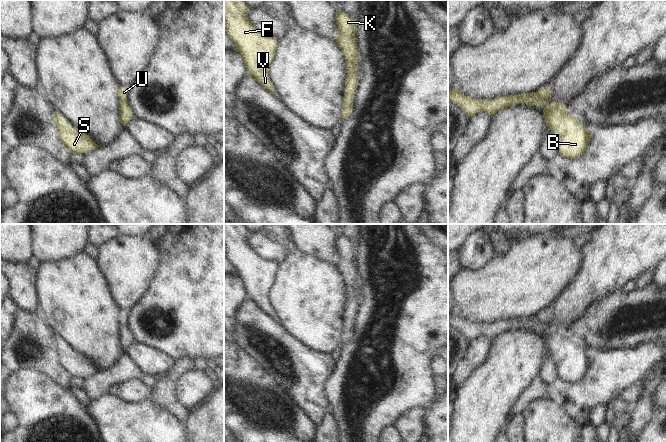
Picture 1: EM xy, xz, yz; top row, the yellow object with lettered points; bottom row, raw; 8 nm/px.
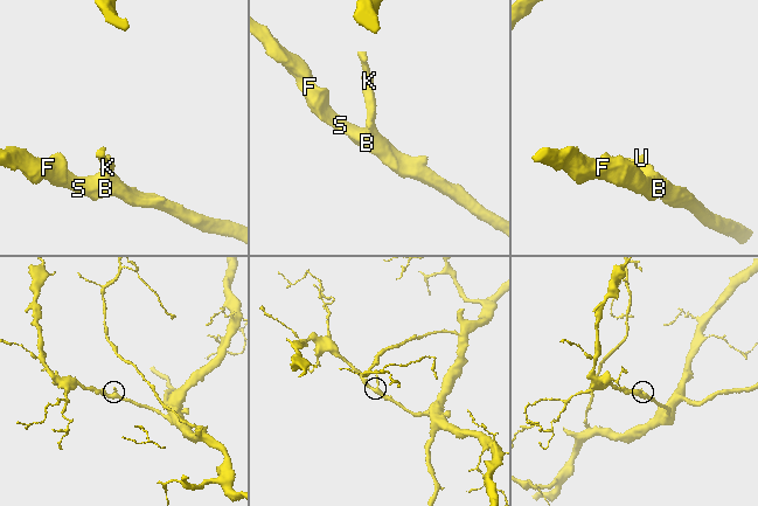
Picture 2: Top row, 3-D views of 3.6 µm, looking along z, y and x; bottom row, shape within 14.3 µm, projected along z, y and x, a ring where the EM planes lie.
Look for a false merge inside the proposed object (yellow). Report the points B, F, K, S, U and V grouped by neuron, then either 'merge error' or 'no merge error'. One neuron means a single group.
B F K S U V | no merge error

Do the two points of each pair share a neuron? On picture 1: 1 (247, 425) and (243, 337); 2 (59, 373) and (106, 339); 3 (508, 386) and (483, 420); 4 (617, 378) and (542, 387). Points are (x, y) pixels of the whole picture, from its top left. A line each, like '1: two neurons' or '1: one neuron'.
1: two neurons
2: two neurons
3: one neuron
4: one neuron

